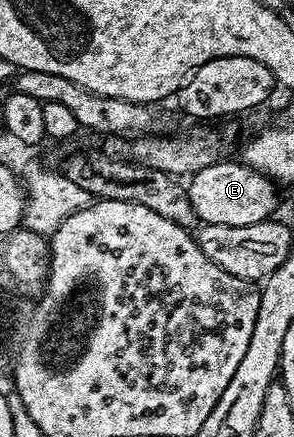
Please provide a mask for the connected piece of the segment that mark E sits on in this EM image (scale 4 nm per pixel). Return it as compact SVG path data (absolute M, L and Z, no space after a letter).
M218 161L207 165L207 169L199 169L188 180L188 199L198 220L201 223L232 227L266 222L272 216L269 214L277 207L278 188L274 180L266 178L244 161L225 162Z

